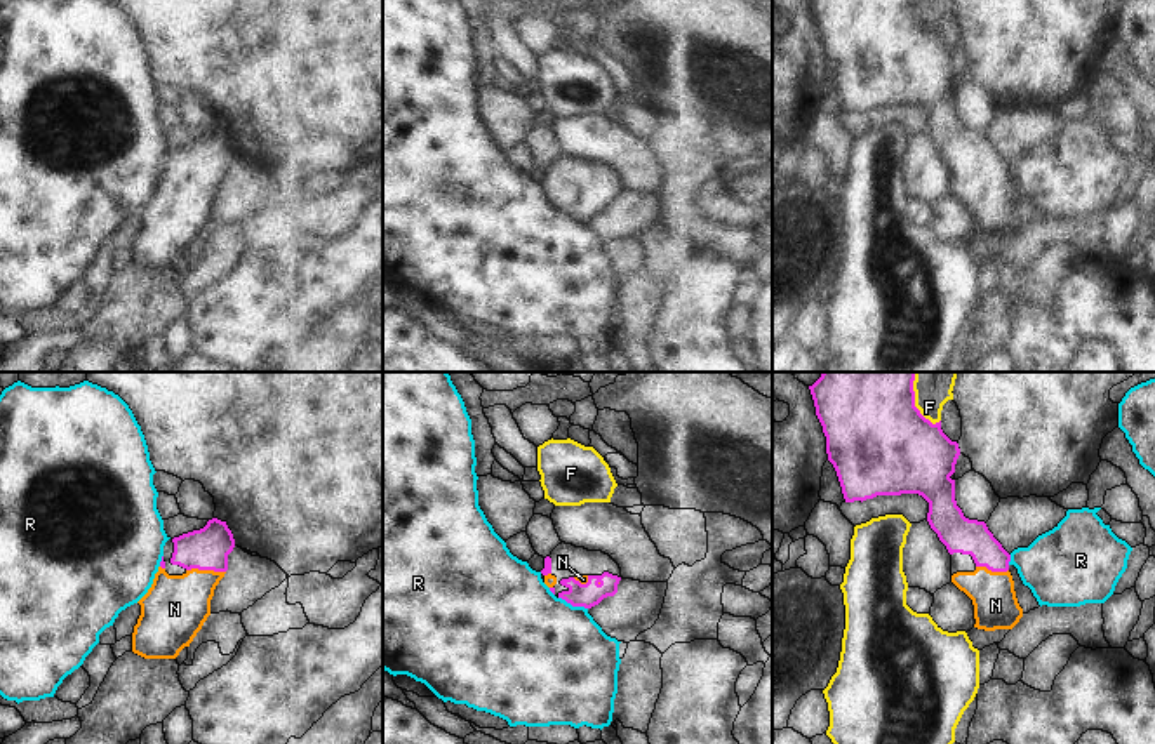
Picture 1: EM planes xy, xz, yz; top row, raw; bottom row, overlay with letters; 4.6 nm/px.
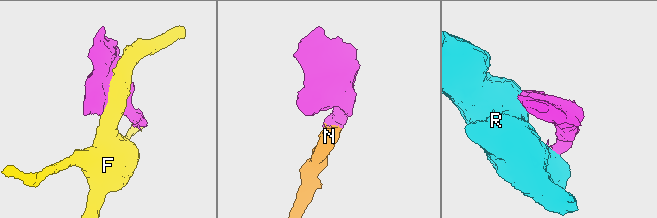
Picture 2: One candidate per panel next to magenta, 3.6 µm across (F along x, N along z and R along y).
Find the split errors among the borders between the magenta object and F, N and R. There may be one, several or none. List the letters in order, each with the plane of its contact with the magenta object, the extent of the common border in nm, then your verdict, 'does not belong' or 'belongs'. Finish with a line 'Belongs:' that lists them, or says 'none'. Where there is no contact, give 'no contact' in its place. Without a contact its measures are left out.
F: yz | 260 nm | does not belong
N: xy | 180 nm | belongs
R: xz | 150 nm | does not belong
Belongs: N

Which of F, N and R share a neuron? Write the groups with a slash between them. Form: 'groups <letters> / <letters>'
groups F / N / R

